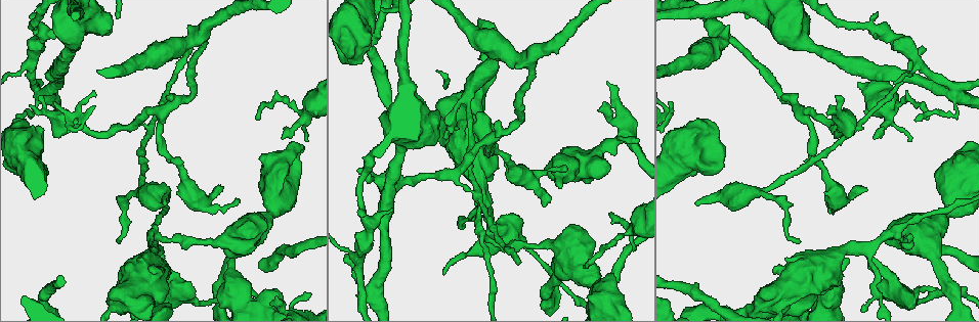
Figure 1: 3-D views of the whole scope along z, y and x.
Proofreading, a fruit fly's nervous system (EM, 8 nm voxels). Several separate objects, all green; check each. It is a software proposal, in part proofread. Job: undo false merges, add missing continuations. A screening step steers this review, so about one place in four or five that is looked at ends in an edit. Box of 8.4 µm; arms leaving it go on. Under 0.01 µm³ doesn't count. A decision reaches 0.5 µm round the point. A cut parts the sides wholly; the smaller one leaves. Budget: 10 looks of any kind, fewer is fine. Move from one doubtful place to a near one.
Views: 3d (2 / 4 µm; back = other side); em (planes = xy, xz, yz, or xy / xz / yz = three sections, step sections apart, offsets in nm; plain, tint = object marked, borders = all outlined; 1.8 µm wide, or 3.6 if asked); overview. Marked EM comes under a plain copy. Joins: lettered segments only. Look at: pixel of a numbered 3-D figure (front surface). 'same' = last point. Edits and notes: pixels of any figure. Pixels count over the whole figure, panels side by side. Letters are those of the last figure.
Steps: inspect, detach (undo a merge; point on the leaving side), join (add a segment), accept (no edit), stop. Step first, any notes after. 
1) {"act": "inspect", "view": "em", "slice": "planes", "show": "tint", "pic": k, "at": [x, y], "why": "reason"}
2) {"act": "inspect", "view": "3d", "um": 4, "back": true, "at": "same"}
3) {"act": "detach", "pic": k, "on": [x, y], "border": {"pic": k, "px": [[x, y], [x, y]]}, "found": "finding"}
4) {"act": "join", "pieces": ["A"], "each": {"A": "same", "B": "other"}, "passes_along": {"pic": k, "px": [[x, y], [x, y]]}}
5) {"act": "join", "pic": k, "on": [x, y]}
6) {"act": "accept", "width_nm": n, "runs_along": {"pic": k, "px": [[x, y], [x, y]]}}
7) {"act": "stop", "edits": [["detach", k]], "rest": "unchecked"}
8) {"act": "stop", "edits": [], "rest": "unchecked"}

{"act": "inspect", "view": "em", "slice": "planes", "show": "tint", "pic": 1, "at": [604, 102], "why": "branch stops here"}

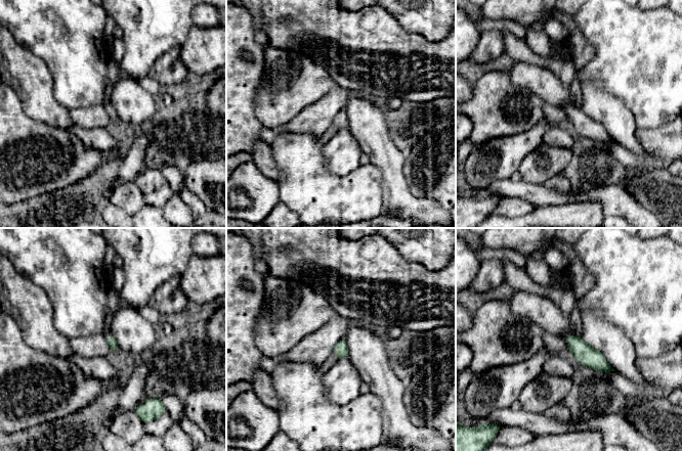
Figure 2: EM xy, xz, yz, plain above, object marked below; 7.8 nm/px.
{"act": "inspect", "view": "em", "slice": "planes", "show": "borders", "at": "same"}

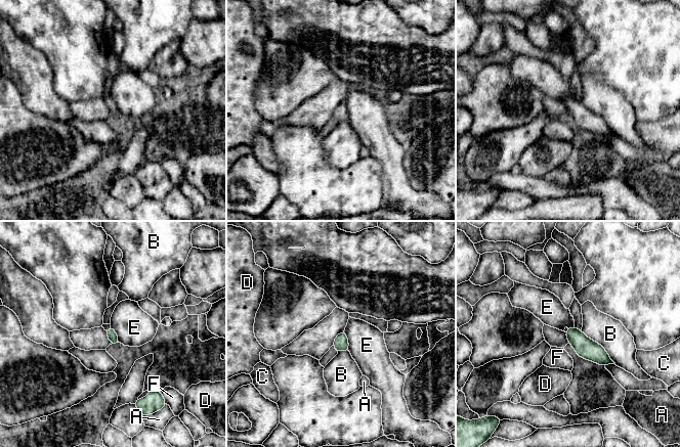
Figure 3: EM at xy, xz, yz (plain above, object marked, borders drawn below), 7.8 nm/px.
{"act": "accept", "longest_contact_nm": ["B", 380], "each": {"A": "other", "B": "other", "C": "other", "D": "other", "E": "other", "F": "other"}, "border": {"pic": 3, "px": [[343, 330], [349, 351]]}, "found": "no lettered segment goes on from it"}

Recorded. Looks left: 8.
{"act": "inspect", "view": "em", "slice": "planes", "show": "borders", "pic": 1, "at": [561, 186], "why": "stops while still wide"}

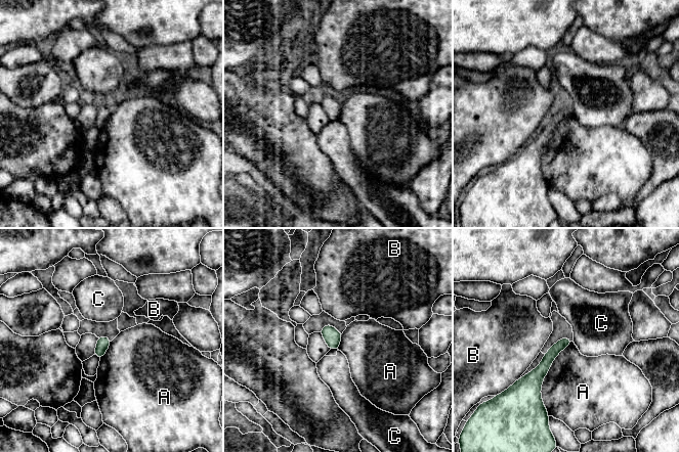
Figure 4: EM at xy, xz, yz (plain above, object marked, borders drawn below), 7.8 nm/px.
{"act": "accept", "each": {"A": "other", "B": "other", "C": "other"}, "found": "no lettered segment goes on from it"}

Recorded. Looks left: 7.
{"act": "inspect", "view": "3d", "um": 4, "pic": 1, "at": [926, 120], "why": "tapers out"}

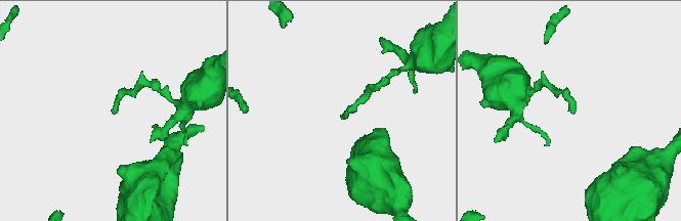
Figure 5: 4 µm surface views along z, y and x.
{"act": "inspect", "view": "em", "slice": "planes", "show": "borders", "pic": 5, "at": [345, 114]}

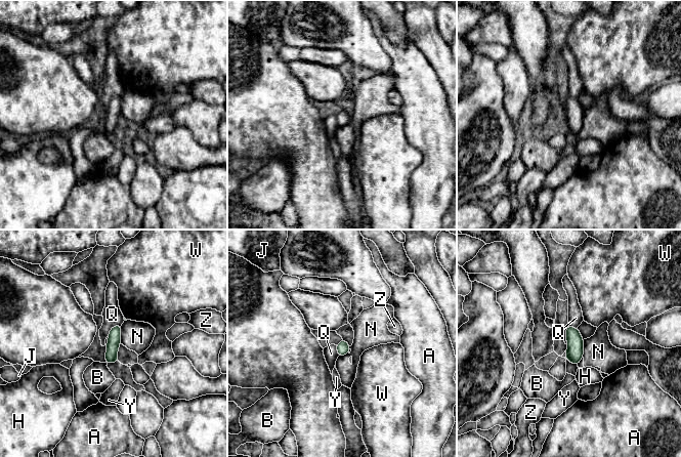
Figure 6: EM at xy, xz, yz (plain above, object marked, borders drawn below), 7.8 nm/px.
{"act": "accept", "longest_contact_nm": ["N", 150], "each": {"A": "other", "B": "other", "H": "other", "J": "other", "N": "other", "Q": "other", "W": "other", "Y": "other", "Z": "other"}, "border": {"pic": 6, "px": [[121, 324], [115, 325], [108, 335]]}, "found": "none of them fits"}

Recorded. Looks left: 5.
{"act": "inspect", "view": "3d", "um": 4, "pic": 1, "at": [851, 28], "why": "thin neck"}

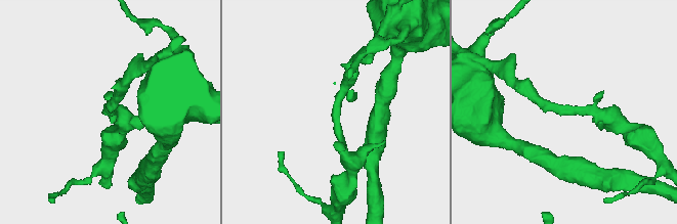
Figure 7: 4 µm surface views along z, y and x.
{"act": "inspect", "view": "em", "um": 3.6, "slice": "yz", "step": 8, "show": "tint", "pic": 7, "at": [338, 114], "arm_widths_nm": [200, 240], "why": "need the tissue"}

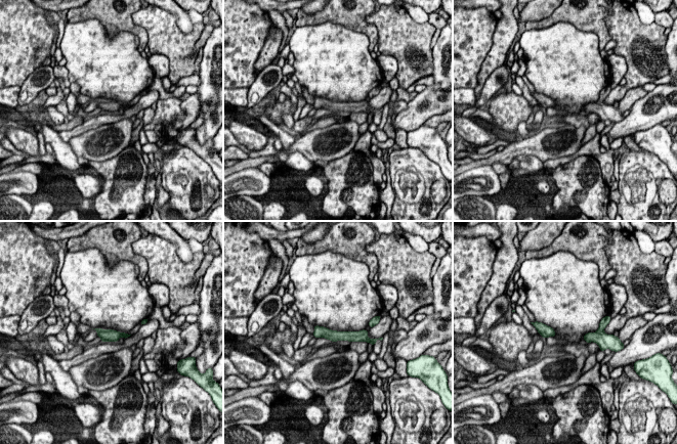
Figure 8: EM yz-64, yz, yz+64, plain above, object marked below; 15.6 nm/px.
{"act": "inspect", "view": "em", "um": 3.6, "slice": "planes", "show": "borders", "at": "same", "why": "cut it another way"}

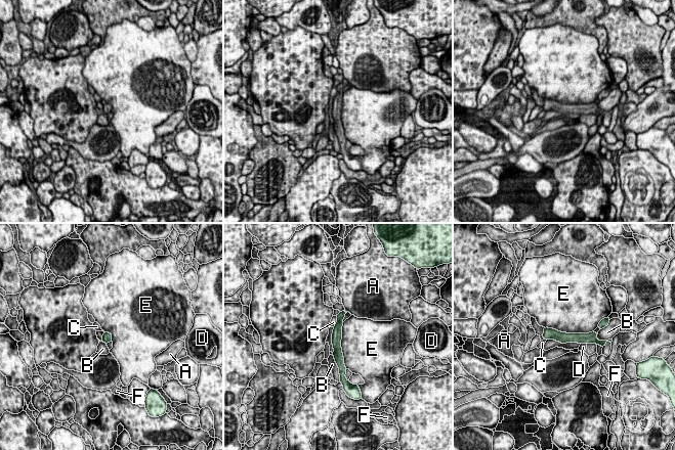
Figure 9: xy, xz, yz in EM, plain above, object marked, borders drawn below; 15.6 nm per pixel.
{"act": "accept", "each": {"A": "other", "B": "other", "C": "other", "D": "other", "E": "other", "F": "other"}, "found": "continuous, no second cell"}

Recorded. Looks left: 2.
{"act": "inspect", "view": "em", "slice": "xz", "step": 16, "show": "tint", "pic": 1, "at": [518, 262], "why": "thin end"}

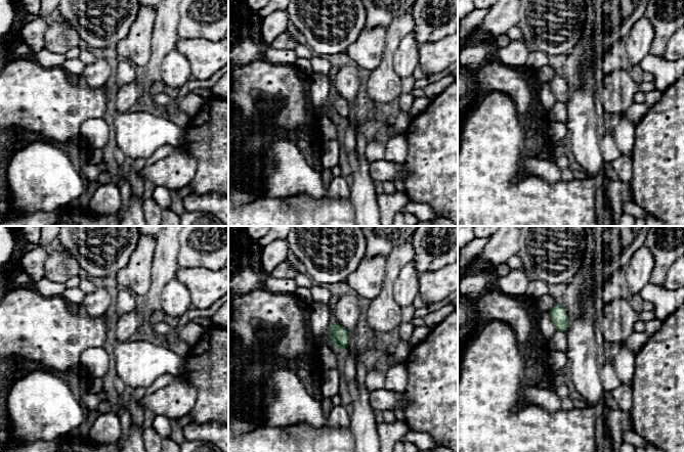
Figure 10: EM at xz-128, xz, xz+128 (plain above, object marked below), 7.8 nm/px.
{"act": "inspect", "view": "em", "slice": "planes", "show": "borders", "at": "same"}

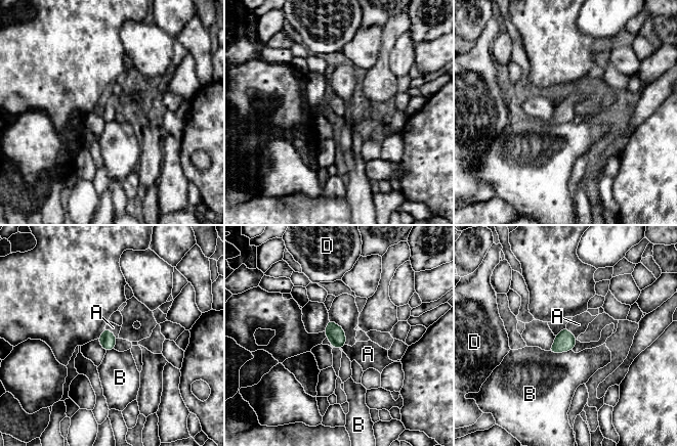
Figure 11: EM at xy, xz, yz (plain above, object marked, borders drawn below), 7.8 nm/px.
{"act": "join", "pieces": ["A"], "width_nm": 130, "each": {"A": "same", "B": "other", "D": "other"}, "passes_along": {"pic": 11, "px": [[108, 340], [112, 332], [113, 327]]}, "found": "it goes on there"}

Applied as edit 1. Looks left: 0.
{"act": "stop", "edits": [["join", 11]], "rest": "unchecked"}

